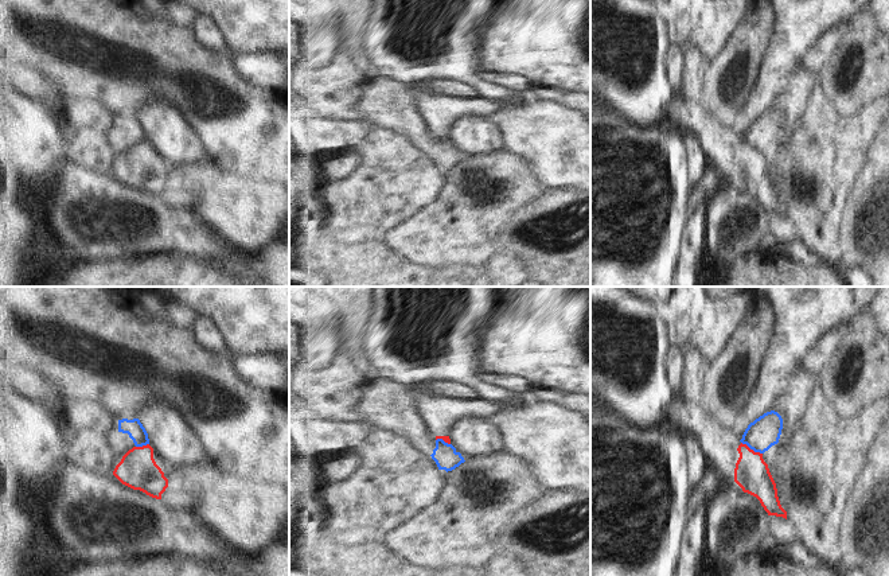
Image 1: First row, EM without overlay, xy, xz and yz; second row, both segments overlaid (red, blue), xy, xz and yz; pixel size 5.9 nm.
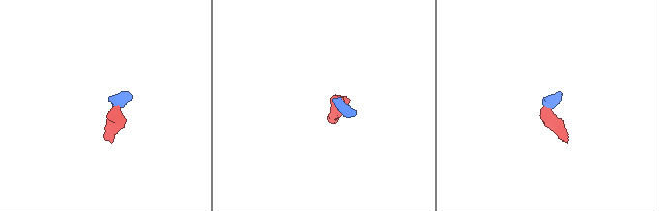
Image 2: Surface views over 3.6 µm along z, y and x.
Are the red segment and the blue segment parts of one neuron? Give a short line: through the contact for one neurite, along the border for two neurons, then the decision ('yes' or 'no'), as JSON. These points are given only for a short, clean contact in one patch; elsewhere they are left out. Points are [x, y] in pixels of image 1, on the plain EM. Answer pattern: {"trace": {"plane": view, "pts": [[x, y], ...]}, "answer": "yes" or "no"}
{"trace": {"plane": "yz", "pts": [[741, 140], [761, 152]]}, "answer": "no"}

